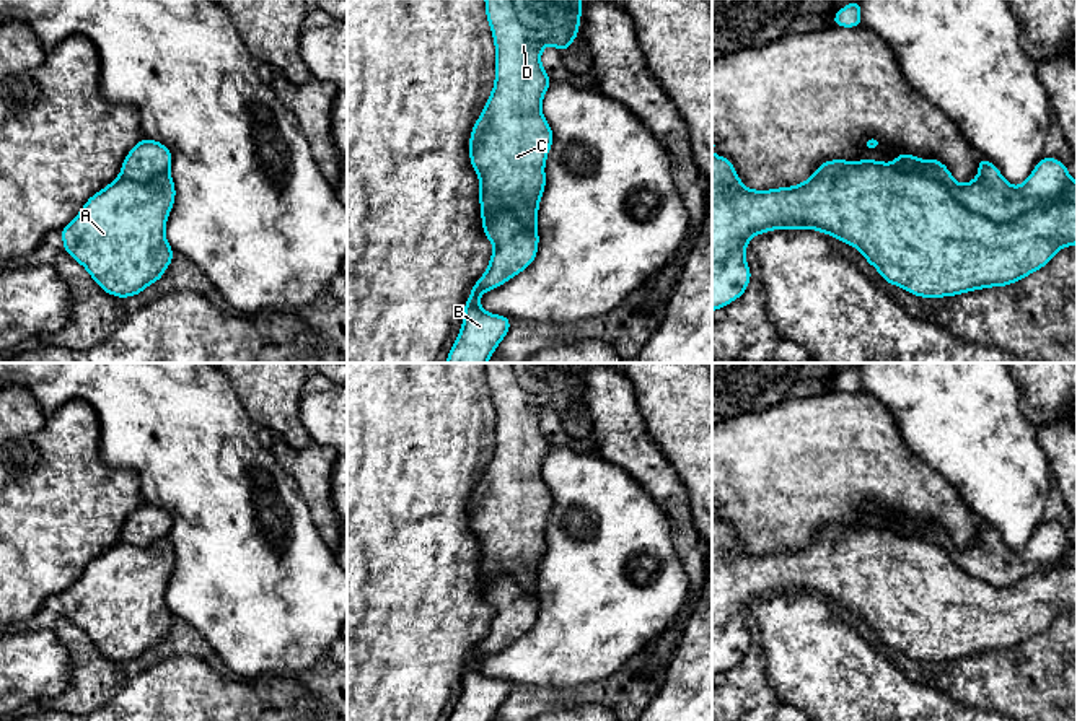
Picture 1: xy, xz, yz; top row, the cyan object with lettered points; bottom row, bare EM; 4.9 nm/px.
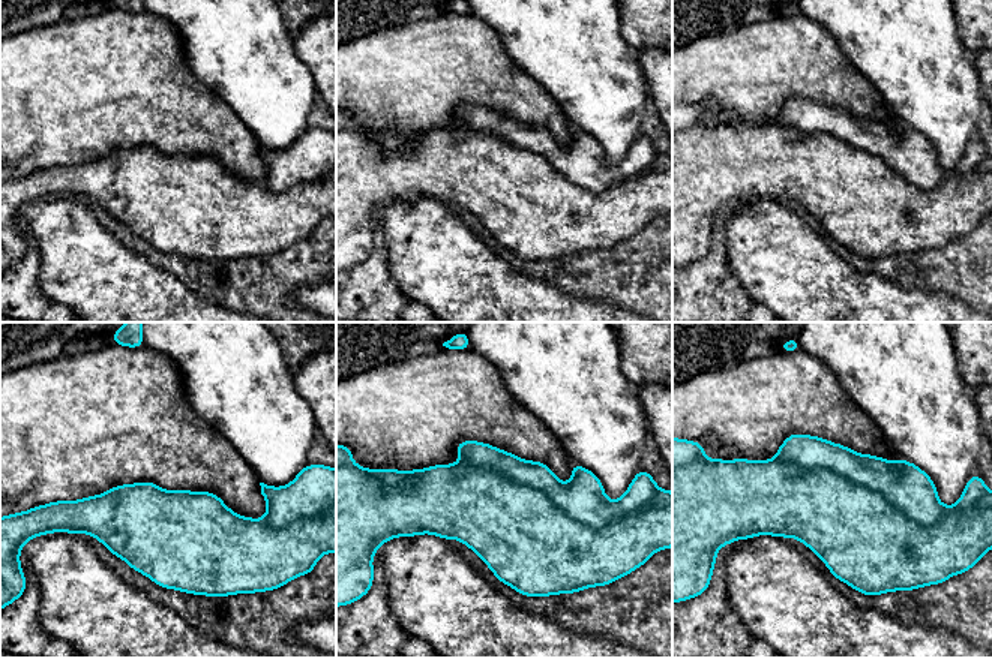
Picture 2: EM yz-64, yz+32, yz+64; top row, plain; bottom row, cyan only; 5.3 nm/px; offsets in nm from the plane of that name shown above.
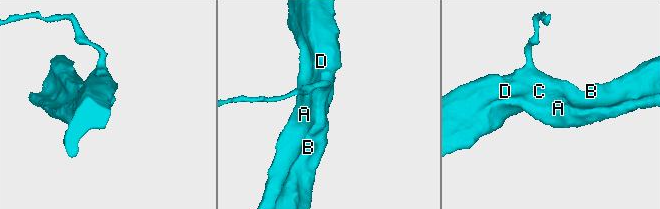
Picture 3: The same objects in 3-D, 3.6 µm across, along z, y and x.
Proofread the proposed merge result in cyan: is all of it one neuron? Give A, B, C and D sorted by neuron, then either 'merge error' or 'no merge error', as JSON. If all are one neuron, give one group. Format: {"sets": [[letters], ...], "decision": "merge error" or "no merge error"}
{"sets": [["A", "C", "D"], ["B"]], "decision": "merge error"}

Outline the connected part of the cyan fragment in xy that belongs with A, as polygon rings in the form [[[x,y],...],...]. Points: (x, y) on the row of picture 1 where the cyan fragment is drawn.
[[[169,173],[145,182],[119,176],[93,194],[80,213],[59,231],[62,249],[86,269],[103,291],[116,298],[137,296],[150,283],[158,283],[176,257],[165,236],[174,199],[176,187]]]

